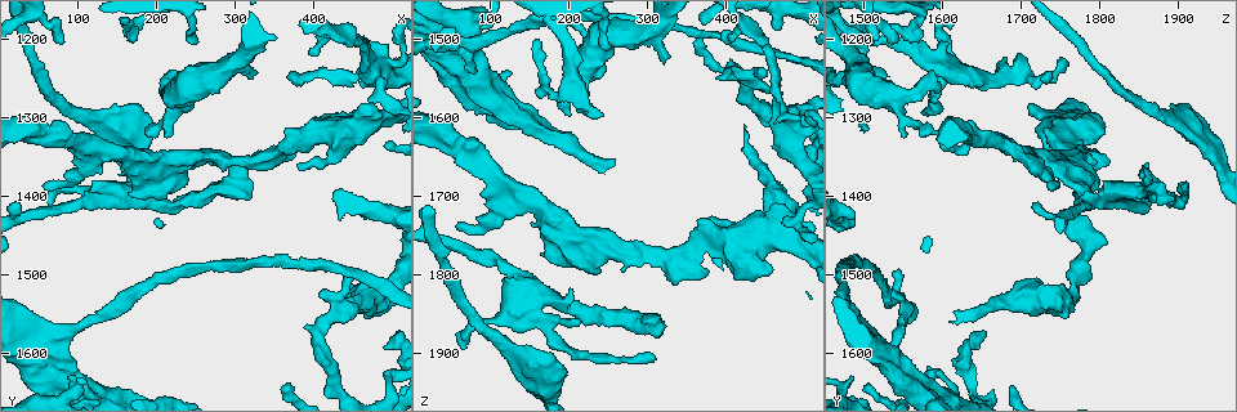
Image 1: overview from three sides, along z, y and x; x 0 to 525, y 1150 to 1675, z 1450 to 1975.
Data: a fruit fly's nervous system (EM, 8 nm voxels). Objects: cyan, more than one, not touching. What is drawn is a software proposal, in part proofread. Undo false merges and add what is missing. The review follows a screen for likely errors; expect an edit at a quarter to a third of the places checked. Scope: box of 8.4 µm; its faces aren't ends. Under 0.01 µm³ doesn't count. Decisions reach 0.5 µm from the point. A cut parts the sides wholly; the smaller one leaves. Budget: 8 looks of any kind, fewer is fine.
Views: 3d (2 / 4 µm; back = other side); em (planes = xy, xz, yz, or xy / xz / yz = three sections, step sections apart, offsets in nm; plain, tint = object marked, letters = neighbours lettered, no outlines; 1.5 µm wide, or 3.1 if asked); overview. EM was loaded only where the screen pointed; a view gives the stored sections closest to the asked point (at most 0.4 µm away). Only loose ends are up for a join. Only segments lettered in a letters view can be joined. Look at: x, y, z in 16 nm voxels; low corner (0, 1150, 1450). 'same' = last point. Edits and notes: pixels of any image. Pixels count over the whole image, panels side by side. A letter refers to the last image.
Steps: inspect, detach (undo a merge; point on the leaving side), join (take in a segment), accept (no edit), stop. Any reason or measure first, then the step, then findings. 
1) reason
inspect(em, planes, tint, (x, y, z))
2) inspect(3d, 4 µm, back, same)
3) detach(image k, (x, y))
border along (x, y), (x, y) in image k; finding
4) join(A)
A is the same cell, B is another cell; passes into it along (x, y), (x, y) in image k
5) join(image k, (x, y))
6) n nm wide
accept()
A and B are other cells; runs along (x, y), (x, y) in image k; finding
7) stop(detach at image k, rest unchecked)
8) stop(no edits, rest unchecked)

free end
inspect(em, planes, letters, (425, 1560, 1610))

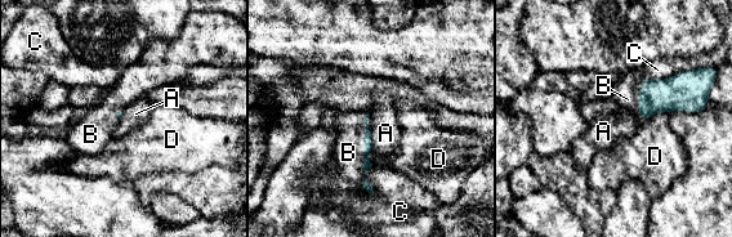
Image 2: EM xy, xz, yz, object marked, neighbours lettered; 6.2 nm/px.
join(B)
B is the same cell, A, C and D are other cells; passes into it along (367, 141), (364, 150), (348, 152) in image 2; the neuron continues

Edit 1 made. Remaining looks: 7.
inspect(overview)

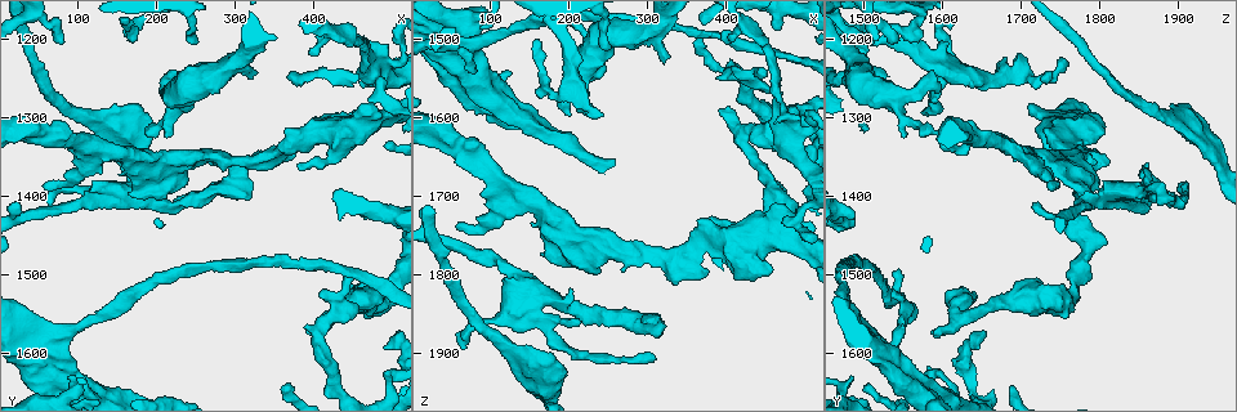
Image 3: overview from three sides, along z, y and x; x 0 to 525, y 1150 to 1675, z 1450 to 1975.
free end
inspect(3d, 2 µm, (155, 1375, 1740))

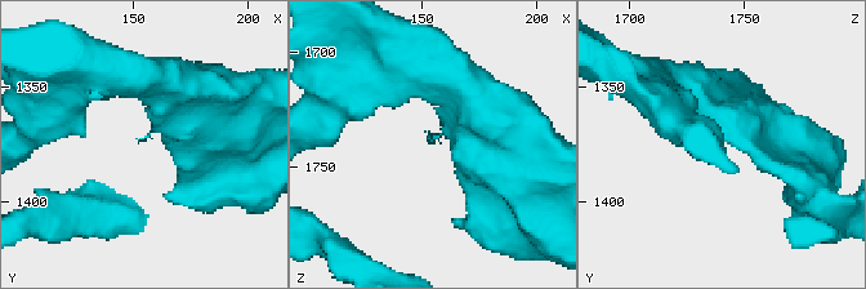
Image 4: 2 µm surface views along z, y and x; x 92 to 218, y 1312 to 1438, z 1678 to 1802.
inspect(em, xy, step 4, tint, (155, 1374, 1739))

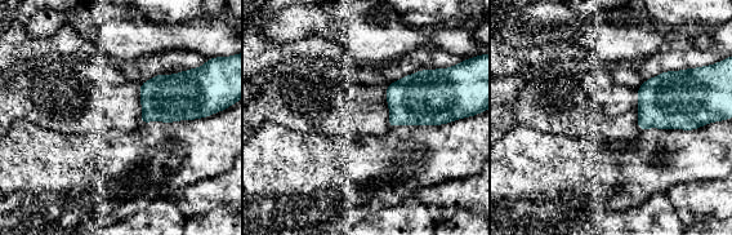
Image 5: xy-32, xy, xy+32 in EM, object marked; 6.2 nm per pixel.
inspect(em, planes, letters, same)

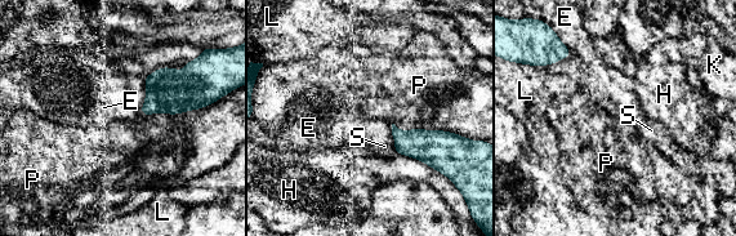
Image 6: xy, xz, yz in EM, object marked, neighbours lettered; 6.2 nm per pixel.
accept()
E, H, K, L, P and S are other cells; border along (212, 103), (175, 114), (142, 115) in image 6; no lettered segment goes on from it

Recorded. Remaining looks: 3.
inspect(em, xy, step 8, letters, (215, 1370, 1860))

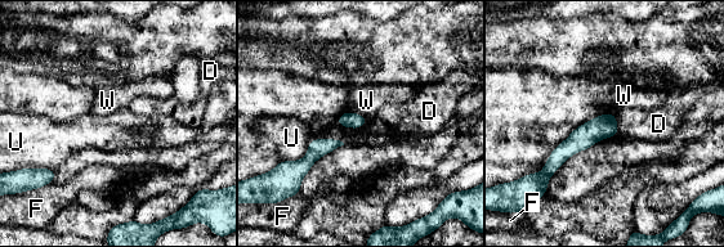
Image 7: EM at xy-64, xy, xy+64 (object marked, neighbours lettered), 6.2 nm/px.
cut it another way
inspect(em, planes, letters, same)

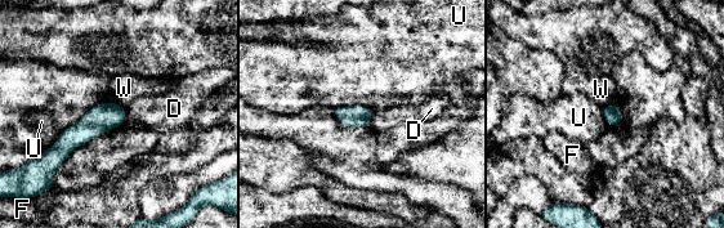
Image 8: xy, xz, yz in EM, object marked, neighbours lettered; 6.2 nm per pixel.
accept()
D, F, U and W are other cells; border along (374, 112), (369, 125) in image 8; none of them fits

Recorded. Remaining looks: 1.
stop(join at image 2, rest unchecked)

